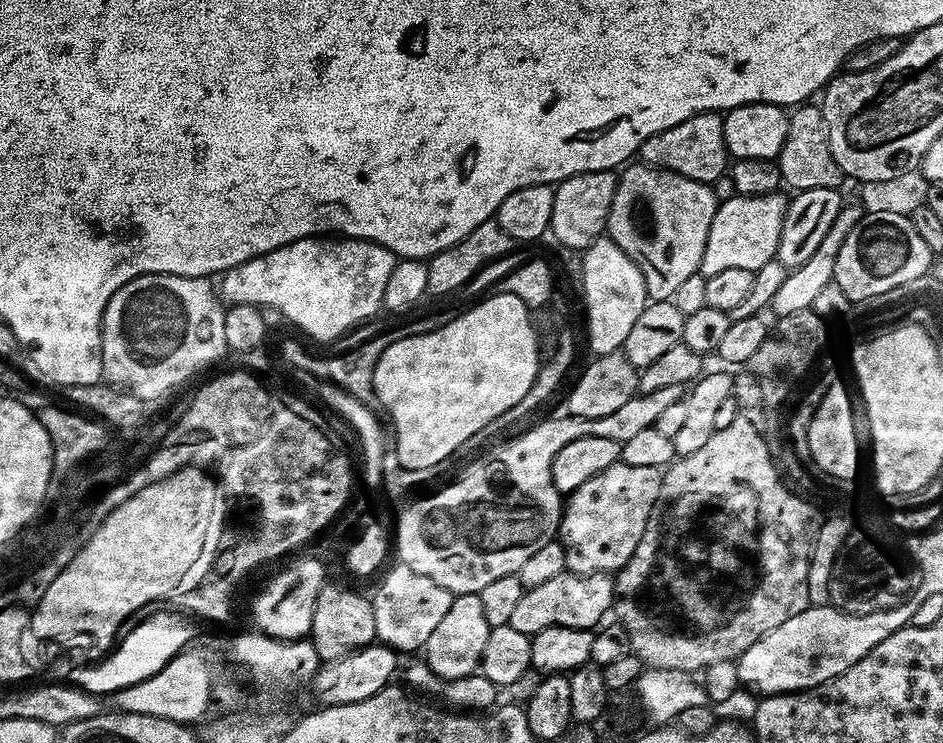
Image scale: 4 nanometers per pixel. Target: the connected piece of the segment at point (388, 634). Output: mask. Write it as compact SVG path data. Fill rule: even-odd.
M396 562L384 576L376 596L371 597L374 610L374 630L376 640L397 653L423 649L424 644L434 634L438 622L450 610L453 594L442 586L430 582L430 578L414 574L410 566Z

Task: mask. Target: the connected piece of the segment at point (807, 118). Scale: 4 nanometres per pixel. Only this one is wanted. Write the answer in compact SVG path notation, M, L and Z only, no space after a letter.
M805 102L791 109L786 130L786 142L782 142L782 150L778 157L780 179L796 192L806 190L822 190L823 188L839 189L840 183L846 180L844 171L834 162L834 154L830 150L828 127L823 107L815 103Z

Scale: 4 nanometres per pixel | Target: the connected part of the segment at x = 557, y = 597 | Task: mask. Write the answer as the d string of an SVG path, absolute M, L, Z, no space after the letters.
M566 570L558 574L558 578L550 578L550 582L542 582L542 586L527 589L522 602L518 602L514 614L510 614L508 624L514 626L514 630L529 637L555 624L592 630L601 623L599 620L607 612L609 615L613 604L614 580L611 575L599 572L589 576L577 576L575 572Z

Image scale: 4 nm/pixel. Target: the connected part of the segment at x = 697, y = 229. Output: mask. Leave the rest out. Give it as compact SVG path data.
M636 162L619 173L606 232L642 270L649 297L653 301L671 300L686 278L699 273L717 207L709 185Z

